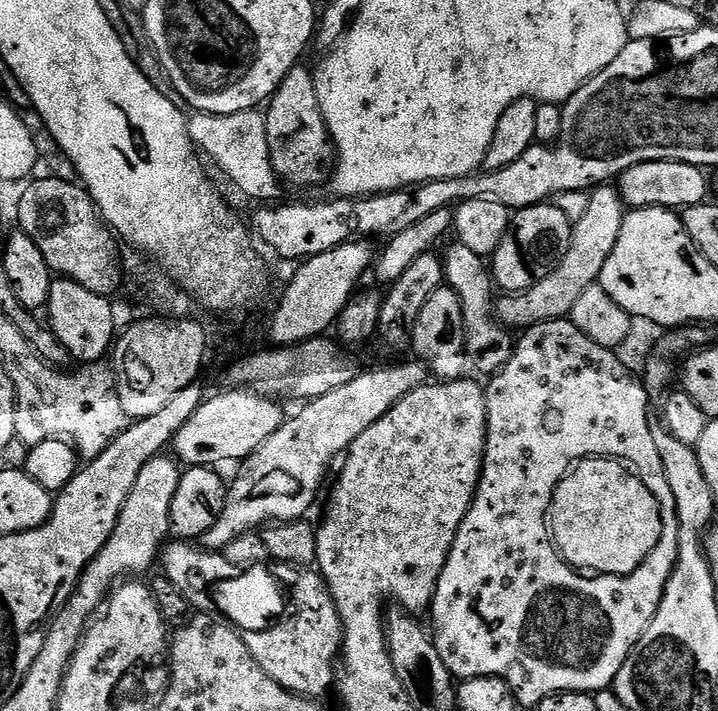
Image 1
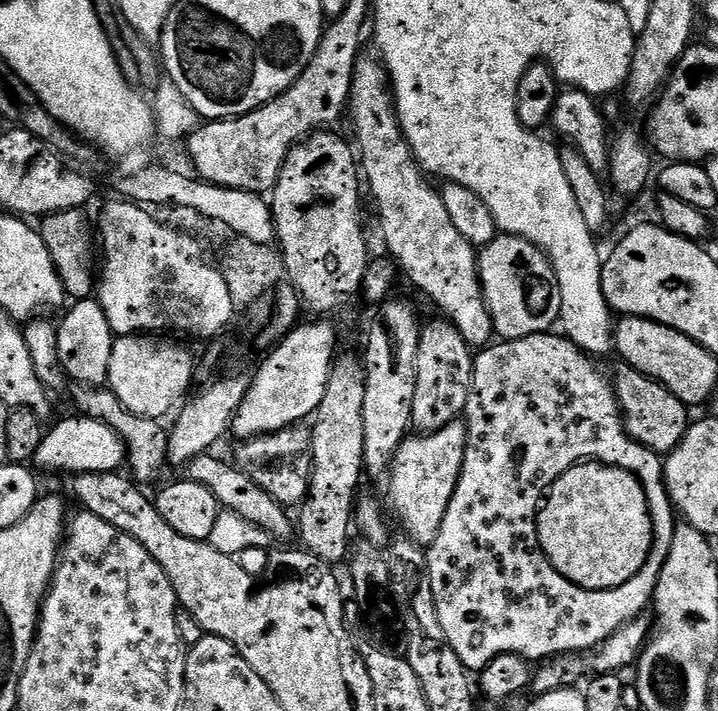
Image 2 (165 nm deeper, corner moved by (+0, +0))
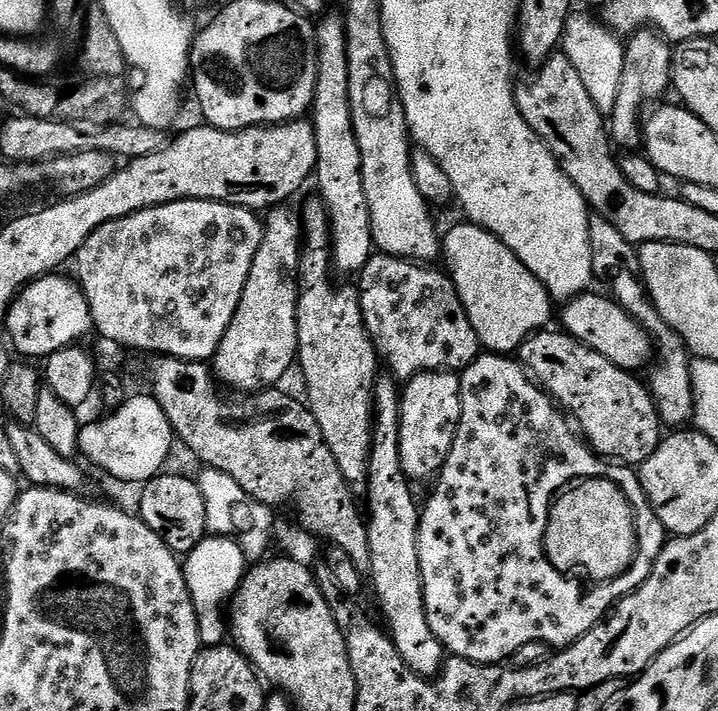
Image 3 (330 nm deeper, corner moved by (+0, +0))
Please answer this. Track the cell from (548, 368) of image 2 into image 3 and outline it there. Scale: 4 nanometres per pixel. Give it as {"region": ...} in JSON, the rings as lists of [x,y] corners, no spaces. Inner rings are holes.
{"region":[[[485,351],[477,360],[470,362],[468,368],[459,373],[459,378],[460,393],[462,394],[462,414],[458,422],[458,430],[450,454],[446,458],[443,468],[435,477],[434,485],[436,484],[436,489],[429,494],[428,501],[423,501],[420,525],[418,526],[418,562],[422,570],[424,605],[426,606],[426,618],[430,622],[430,630],[434,630],[438,642],[442,642],[445,653],[458,658],[466,658],[475,664],[499,664],[507,661],[518,650],[522,650],[522,646],[526,646],[526,642],[542,642],[556,650],[566,648],[578,638],[582,638],[582,634],[591,630],[599,620],[603,620],[608,615],[608,611],[612,609],[612,605],[618,603],[623,596],[628,596],[638,586],[642,586],[642,582],[646,582],[658,554],[664,549],[666,543],[664,527],[662,522],[658,522],[658,518],[646,498],[637,469],[619,462],[609,462],[605,457],[596,455],[578,435],[573,421],[565,415],[560,405],[532,379],[528,369],[520,363],[519,359],[508,354]],[[582,480],[609,480],[618,485],[622,494],[626,494],[626,502],[630,502],[634,514],[634,526],[636,527],[634,562],[630,562],[630,566],[618,578],[602,580],[588,586],[592,588],[583,588],[579,579],[558,571],[548,560],[548,555],[544,549],[544,535],[548,525],[548,515],[552,509],[552,501],[573,482]]]}

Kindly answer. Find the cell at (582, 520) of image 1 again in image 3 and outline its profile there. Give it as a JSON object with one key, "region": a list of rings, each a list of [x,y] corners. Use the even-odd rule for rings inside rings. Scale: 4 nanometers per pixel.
{"region":[[[582,480],[565,488],[552,501],[544,535],[544,549],[548,560],[558,571],[573,577],[583,577],[585,572],[590,578],[589,581],[599,582],[621,576],[630,566],[630,562],[634,562],[636,553],[634,514],[630,502],[626,502],[626,494],[622,494],[618,485],[609,480]]]}

